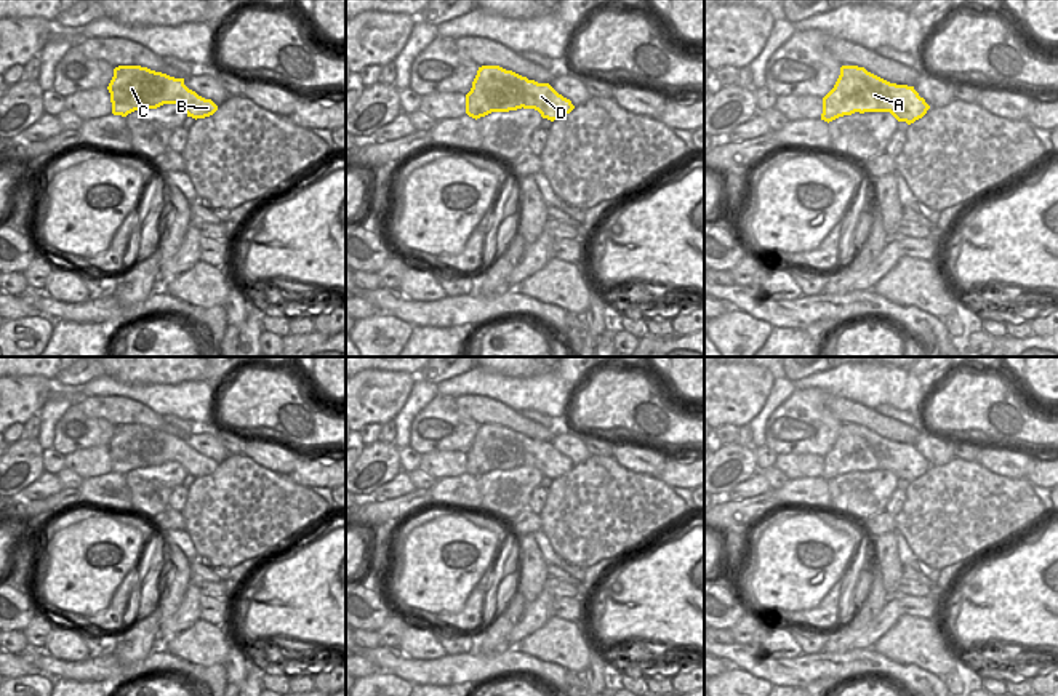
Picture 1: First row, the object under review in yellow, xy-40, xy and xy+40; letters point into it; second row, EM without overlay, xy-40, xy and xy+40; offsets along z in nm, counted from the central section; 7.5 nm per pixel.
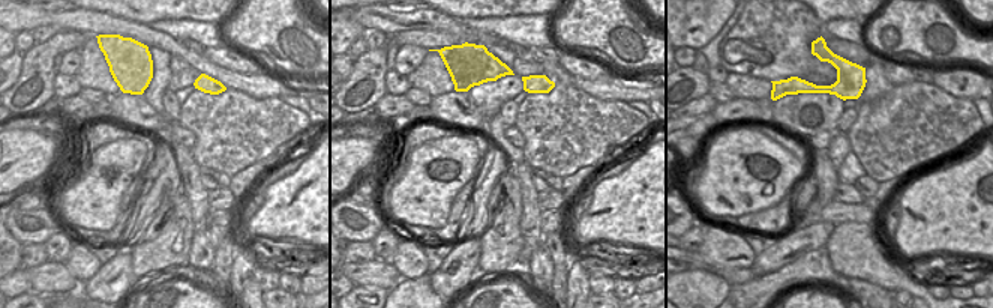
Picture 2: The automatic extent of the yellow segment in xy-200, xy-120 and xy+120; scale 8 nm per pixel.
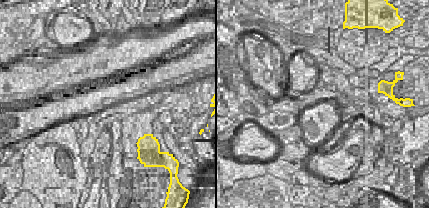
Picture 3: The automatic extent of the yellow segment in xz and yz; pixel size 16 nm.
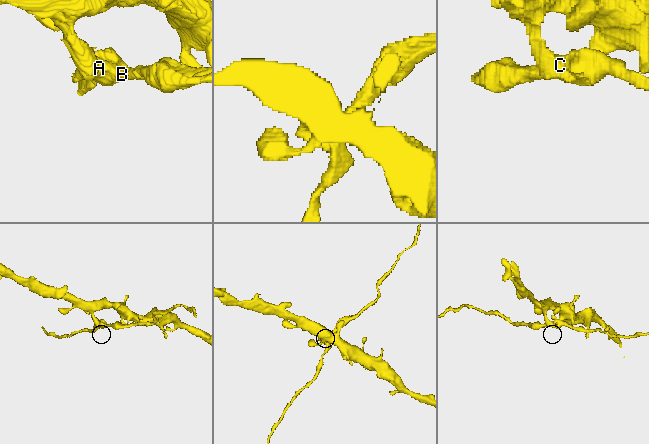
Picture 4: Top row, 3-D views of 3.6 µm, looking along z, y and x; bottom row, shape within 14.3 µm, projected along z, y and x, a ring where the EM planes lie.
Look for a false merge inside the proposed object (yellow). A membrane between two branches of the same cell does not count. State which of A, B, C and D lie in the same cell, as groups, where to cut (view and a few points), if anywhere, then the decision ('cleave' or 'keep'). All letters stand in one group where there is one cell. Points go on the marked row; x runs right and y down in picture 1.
groups A C / B D; cut xy (548, 84), (527, 87), (525, 90), (530, 98), (522, 106); cleave

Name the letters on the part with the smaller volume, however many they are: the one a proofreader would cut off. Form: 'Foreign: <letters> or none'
Foreign: B, D

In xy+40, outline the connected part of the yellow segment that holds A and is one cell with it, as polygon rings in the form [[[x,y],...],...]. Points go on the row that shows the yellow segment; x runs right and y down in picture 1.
[[[842,66],[834,88],[823,98],[821,120],[832,122],[855,112],[877,110],[887,99],[887,80],[858,66]]]

